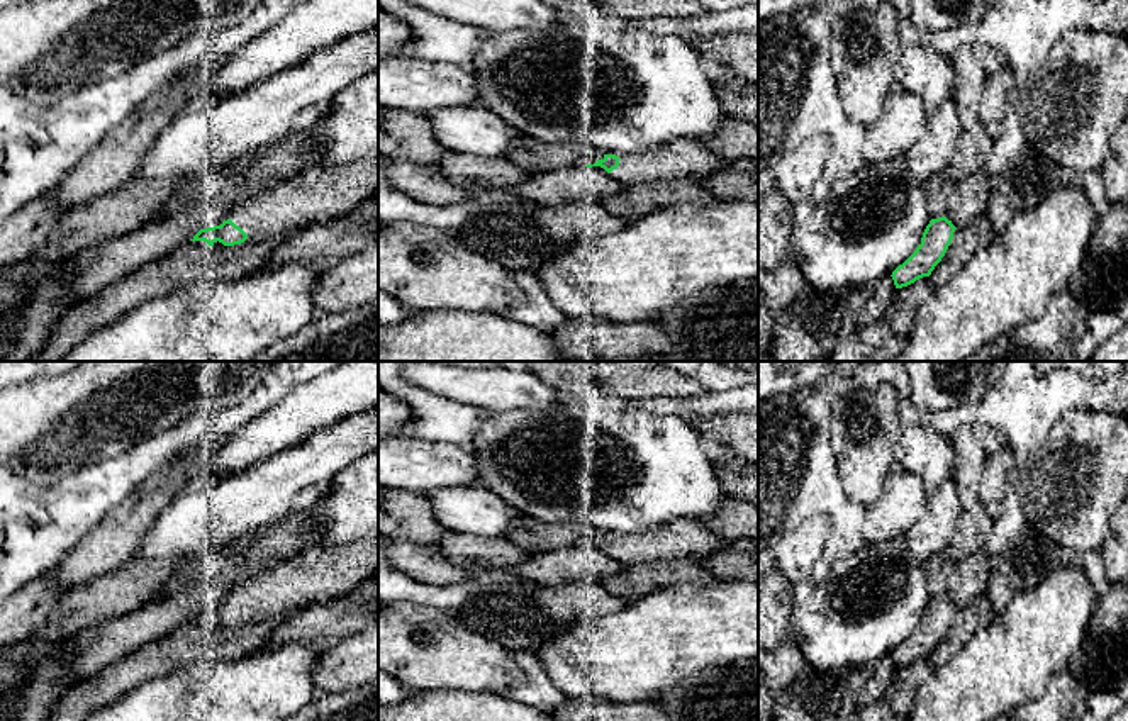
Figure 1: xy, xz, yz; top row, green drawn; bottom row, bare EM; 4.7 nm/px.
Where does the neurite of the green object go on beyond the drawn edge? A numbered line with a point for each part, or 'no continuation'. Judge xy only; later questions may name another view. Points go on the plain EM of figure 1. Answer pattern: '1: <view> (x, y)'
1: xy (314, 575)

